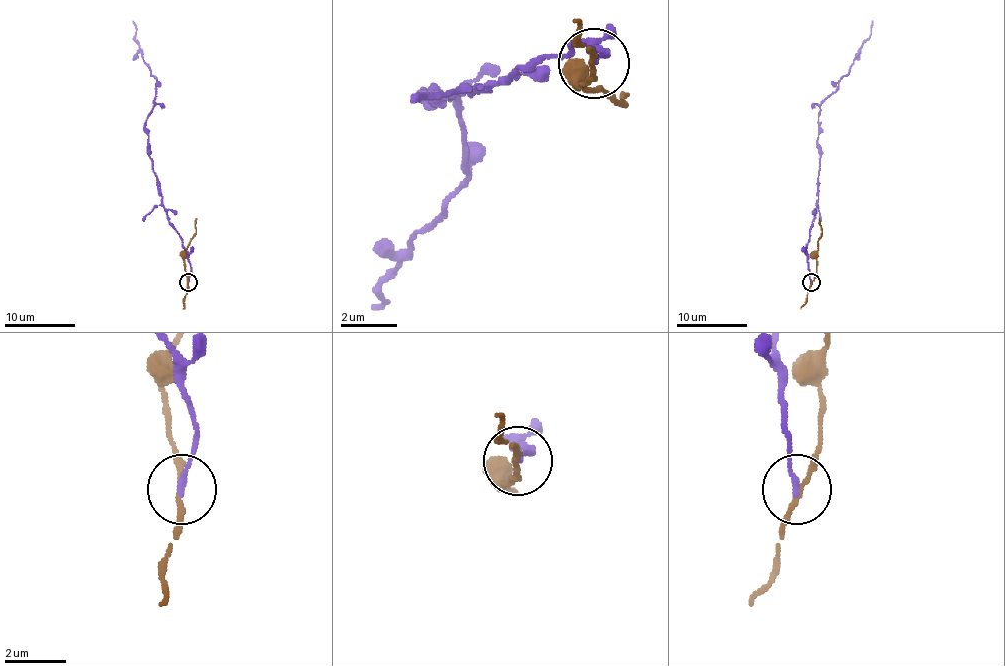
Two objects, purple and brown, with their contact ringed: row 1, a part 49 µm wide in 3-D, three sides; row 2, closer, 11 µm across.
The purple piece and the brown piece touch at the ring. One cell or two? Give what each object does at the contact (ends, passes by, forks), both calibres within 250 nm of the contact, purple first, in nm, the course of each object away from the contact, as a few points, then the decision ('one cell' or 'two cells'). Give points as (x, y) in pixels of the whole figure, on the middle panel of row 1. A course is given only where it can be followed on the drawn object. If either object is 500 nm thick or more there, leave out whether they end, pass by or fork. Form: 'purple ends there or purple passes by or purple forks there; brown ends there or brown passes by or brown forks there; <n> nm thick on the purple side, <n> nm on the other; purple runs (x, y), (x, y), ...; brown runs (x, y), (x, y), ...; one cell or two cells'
purple ends there; brown passes by; 200 nm thick on the purple side, 150 nm on the other; purple runs (592, 61), (606, 54), (557, 54), (437, 96), (423, 89), (458, 103), (465, 187), (374, 307); brown runs (592, 68), (578, 82), (627, 103), (627, 96); two cells

